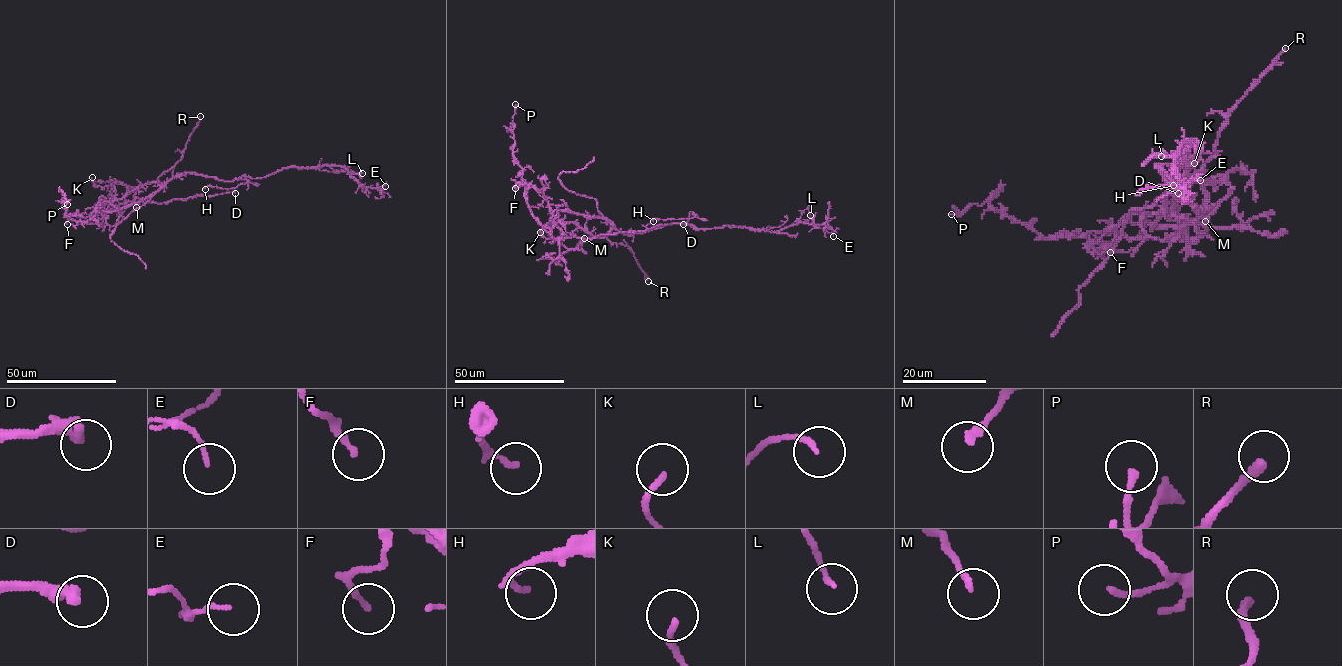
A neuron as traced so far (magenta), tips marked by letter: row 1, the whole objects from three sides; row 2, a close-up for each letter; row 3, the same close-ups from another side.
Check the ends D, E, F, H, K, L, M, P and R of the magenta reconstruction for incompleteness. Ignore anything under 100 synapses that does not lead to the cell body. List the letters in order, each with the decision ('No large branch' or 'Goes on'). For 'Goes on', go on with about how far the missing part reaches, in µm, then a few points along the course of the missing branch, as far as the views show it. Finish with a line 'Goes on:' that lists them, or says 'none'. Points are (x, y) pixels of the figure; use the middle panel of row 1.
D: No large branch
E: No large branch
F: No large branch
H: No large branch
K: No large branch
L: No large branch
M: No large branch
P: No large branch
R: No large branch
Goes on: none

